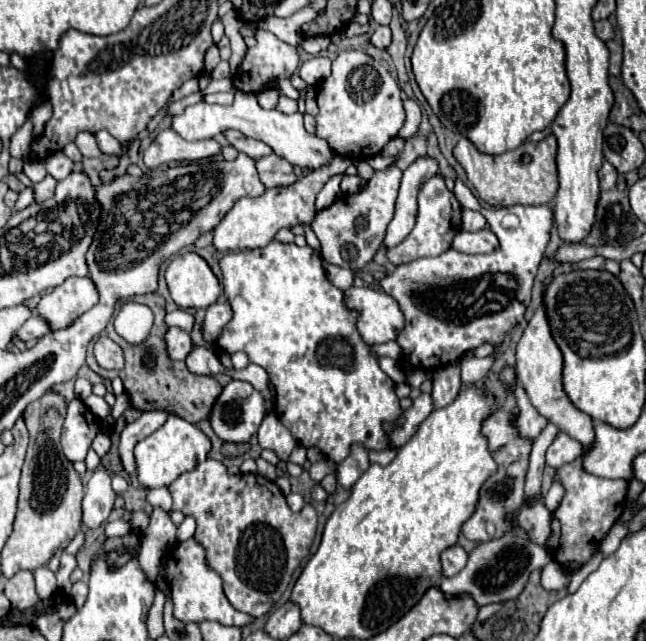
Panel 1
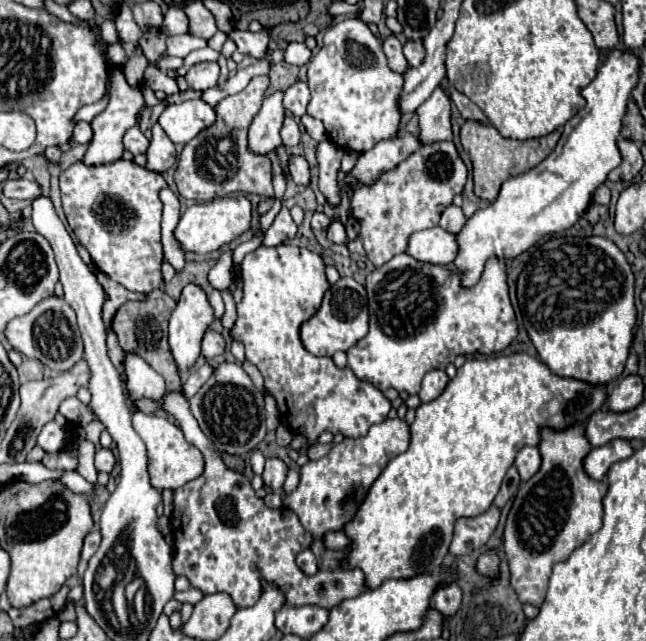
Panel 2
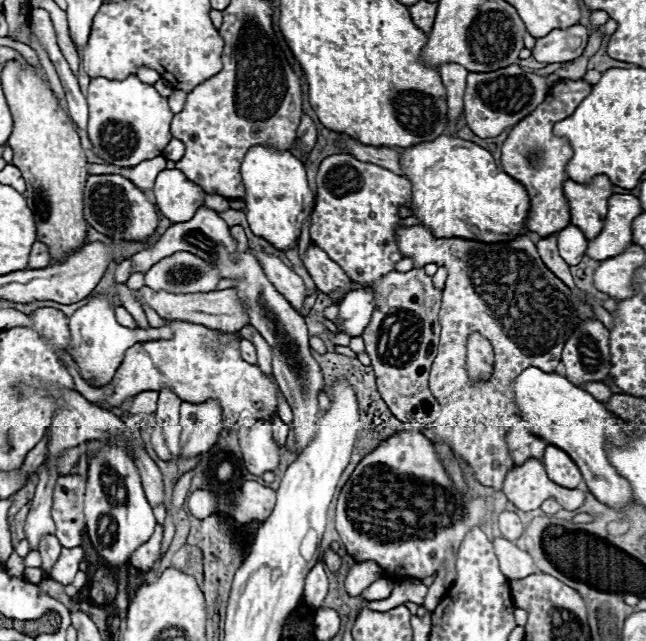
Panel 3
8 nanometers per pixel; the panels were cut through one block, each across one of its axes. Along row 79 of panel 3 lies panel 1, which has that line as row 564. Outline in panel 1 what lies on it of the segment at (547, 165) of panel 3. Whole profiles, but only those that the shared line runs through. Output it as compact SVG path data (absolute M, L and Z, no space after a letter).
M582 458L564 464L558 468L556 478L564 484L566 494L554 512L552 520L552 534L548 538L548 552L556 562L562 566L570 562L584 564L594 550L600 546L602 538L608 534L608 530L616 524L620 514L626 508L626 480L606 480L600 476L586 474L582 470Z

